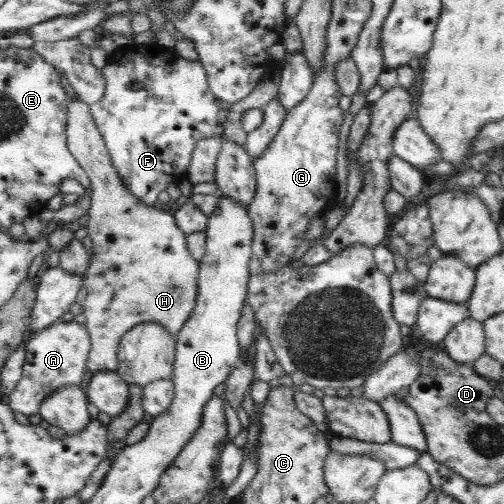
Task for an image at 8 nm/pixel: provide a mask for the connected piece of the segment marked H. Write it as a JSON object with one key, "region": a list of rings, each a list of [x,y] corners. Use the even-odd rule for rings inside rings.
{"region":[[[78,97],[71,100],[68,111],[71,114],[68,126],[69,146],[91,175],[93,184],[91,188],[93,205],[89,213],[88,236],[93,241],[96,255],[79,296],[79,304],[83,307],[87,318],[87,330],[91,332],[93,339],[89,363],[91,376],[101,371],[119,370],[119,349],[124,336],[143,323],[160,323],[178,340],[187,323],[191,321],[198,304],[199,262],[192,255],[188,244],[189,235],[179,225],[174,213],[161,204],[148,205],[136,193],[132,193],[132,189],[128,187],[128,183],[124,181],[115,165],[107,139],[96,125],[91,105]]]}

